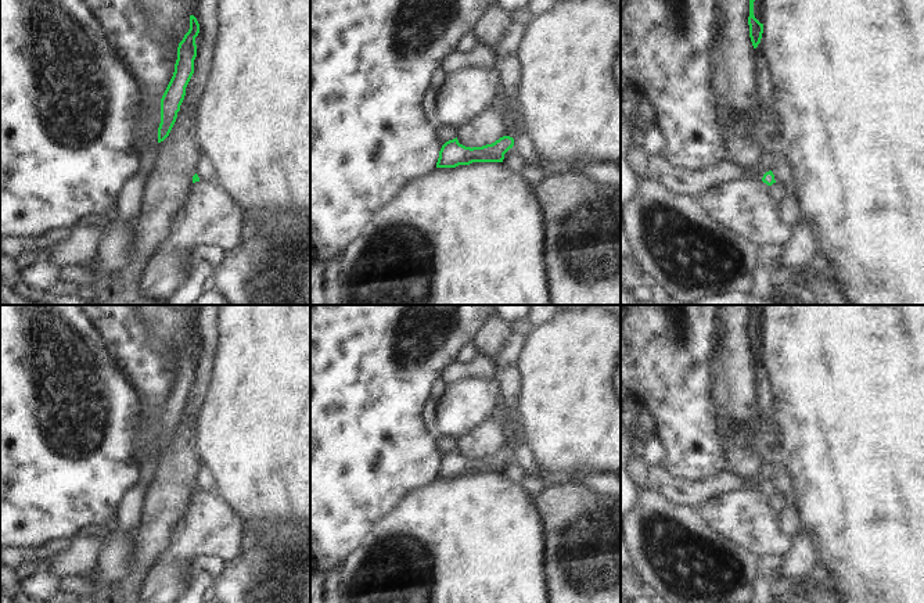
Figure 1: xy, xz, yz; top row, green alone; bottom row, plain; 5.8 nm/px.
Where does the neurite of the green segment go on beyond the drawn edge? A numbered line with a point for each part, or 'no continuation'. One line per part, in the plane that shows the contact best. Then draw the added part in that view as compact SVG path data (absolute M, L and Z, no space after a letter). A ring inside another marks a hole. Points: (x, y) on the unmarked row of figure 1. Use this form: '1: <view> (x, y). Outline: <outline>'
1: yz (747, 517). Outline: M743 489L713 496L698 512L715 532L734 541L755 557L788 556L794 545L779 524L779 512L762 489Z

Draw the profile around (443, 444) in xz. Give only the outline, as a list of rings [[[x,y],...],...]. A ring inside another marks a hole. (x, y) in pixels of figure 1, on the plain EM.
[[[436,437],[436,449],[445,455],[457,448],[457,439],[453,437]]]

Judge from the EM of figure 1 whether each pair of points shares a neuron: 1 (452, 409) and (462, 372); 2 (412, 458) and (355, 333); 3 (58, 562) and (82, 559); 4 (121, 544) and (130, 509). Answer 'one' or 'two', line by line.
1: two
2: one
3: one
4: two

